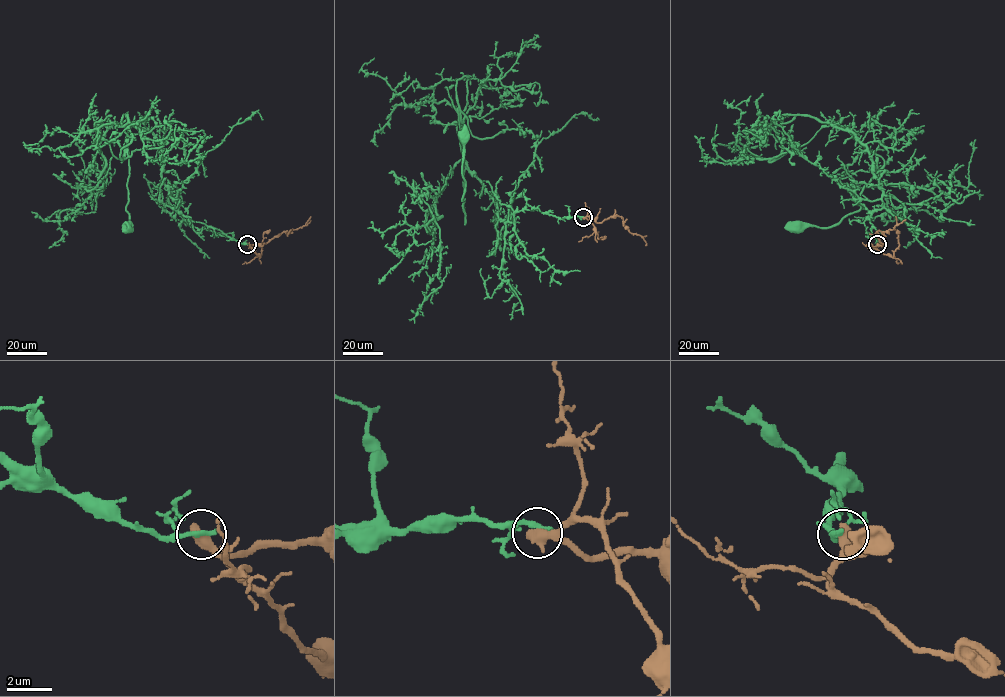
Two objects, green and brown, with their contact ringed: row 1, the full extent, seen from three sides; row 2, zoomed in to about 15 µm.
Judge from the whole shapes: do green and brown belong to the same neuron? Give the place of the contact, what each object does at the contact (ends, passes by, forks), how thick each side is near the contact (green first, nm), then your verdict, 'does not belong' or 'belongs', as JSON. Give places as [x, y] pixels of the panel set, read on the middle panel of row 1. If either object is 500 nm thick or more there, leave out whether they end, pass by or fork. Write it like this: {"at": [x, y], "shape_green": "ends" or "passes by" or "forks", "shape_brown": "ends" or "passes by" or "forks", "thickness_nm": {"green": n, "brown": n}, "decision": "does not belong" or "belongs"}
{"at": [583, 217], "thickness_nm": {"green": 280, "brown": 600}, "decision": "does not belong"}

